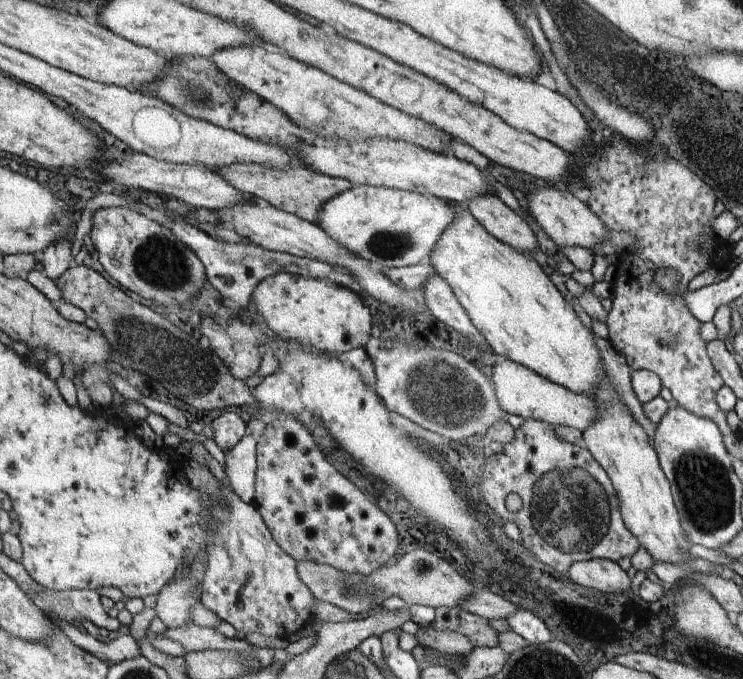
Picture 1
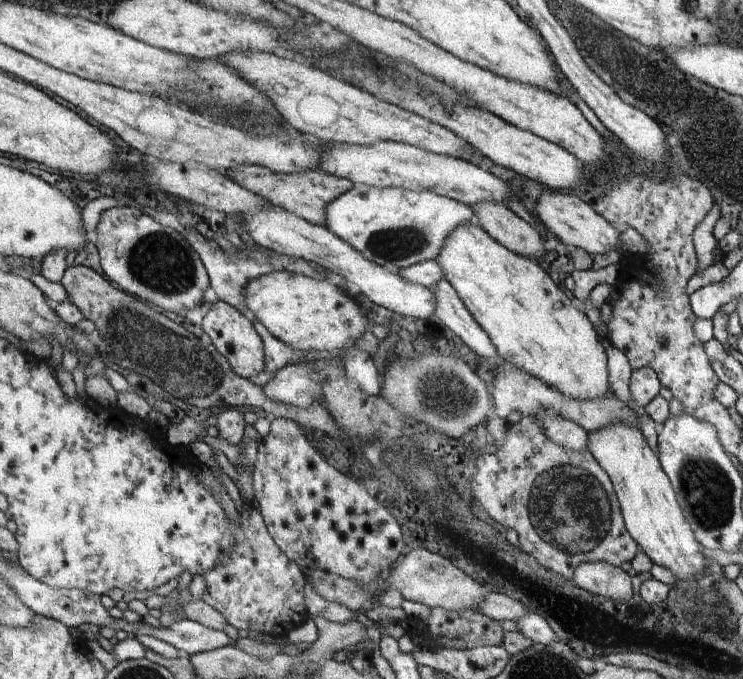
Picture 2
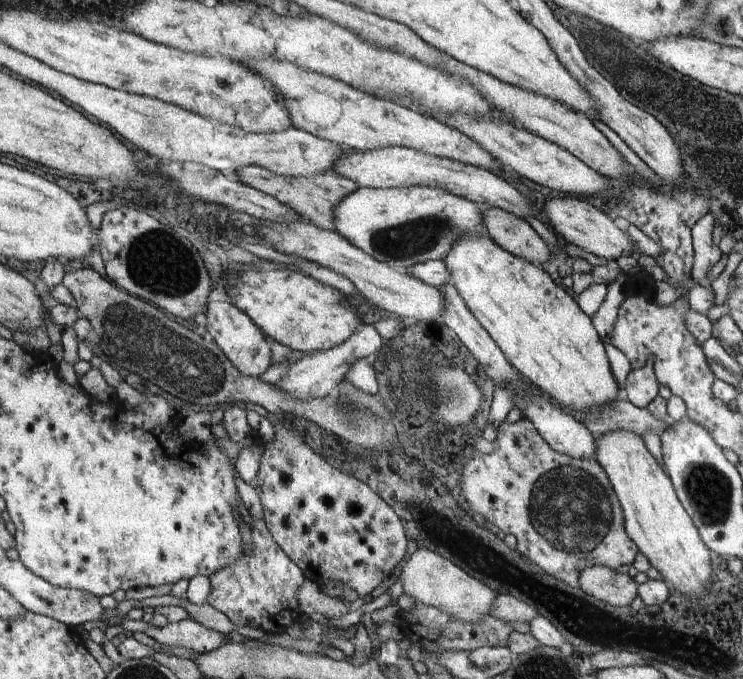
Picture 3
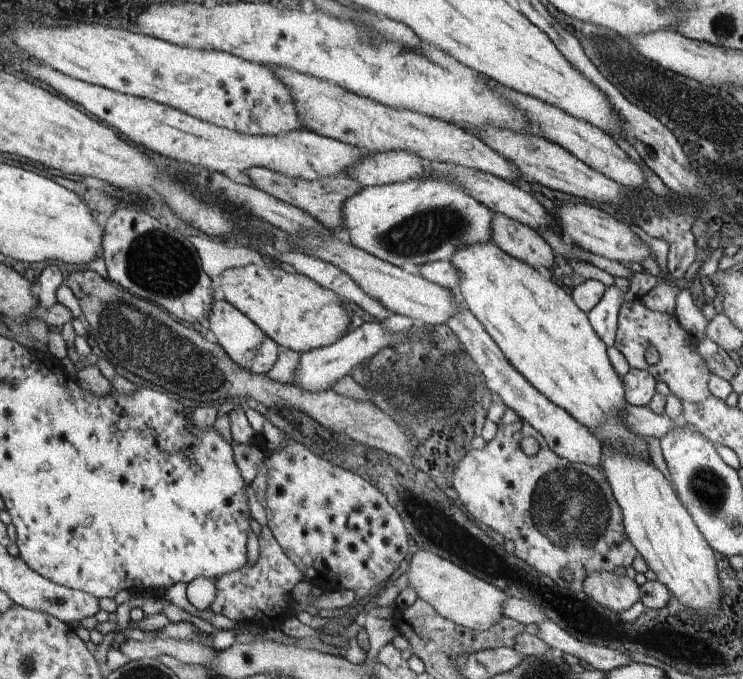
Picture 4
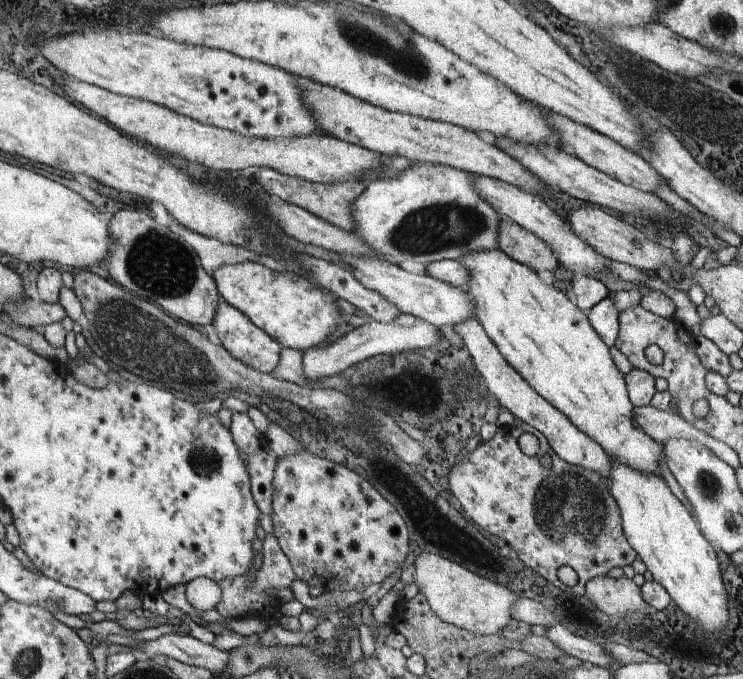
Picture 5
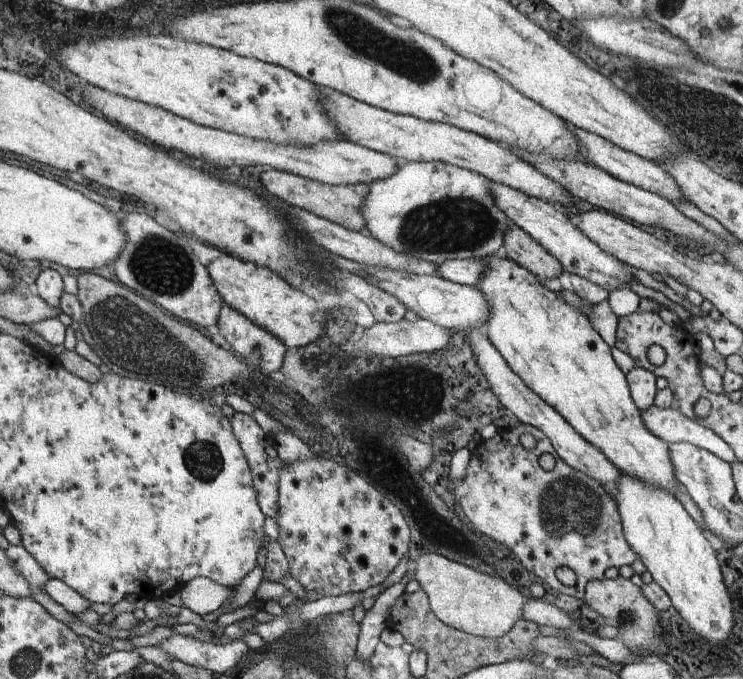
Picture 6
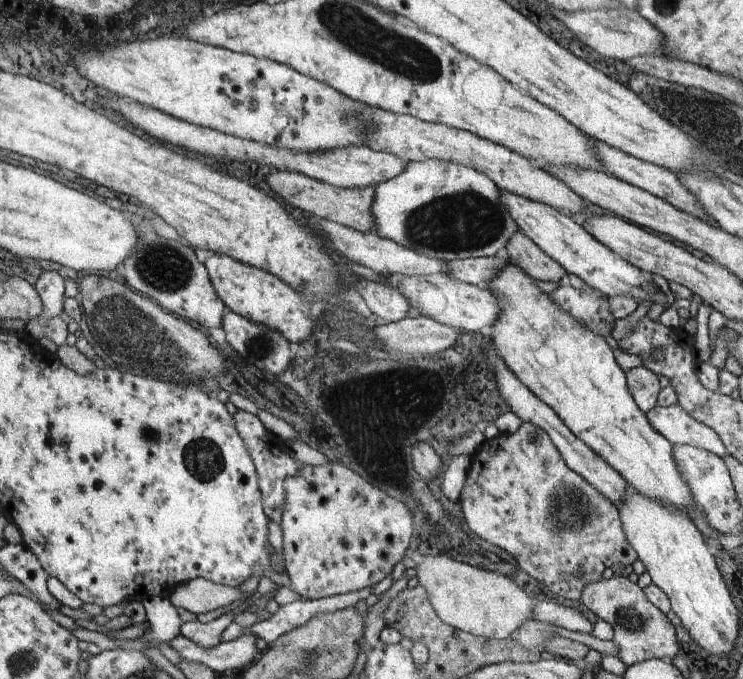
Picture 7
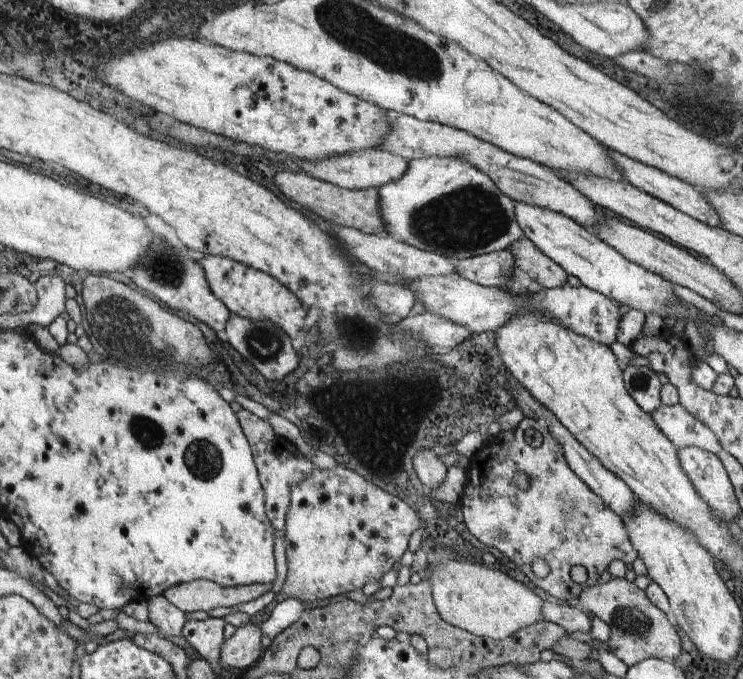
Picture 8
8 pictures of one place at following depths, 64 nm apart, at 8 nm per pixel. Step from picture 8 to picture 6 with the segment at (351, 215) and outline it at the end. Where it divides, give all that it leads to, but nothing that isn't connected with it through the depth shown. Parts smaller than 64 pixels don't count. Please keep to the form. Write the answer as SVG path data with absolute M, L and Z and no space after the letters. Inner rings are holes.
M273 168L262 172L260 180L270 194L276 196L276 198L282 198L284 202L288 202L291 206L302 208L302 210L306 209L316 216L324 217L326 220L344 225L344 228L354 231L364 231L366 227L360 206L362 206L364 200L367 200L368 192L371 192L370 185L362 182L353 185L330 185L300 175L280 172Z

